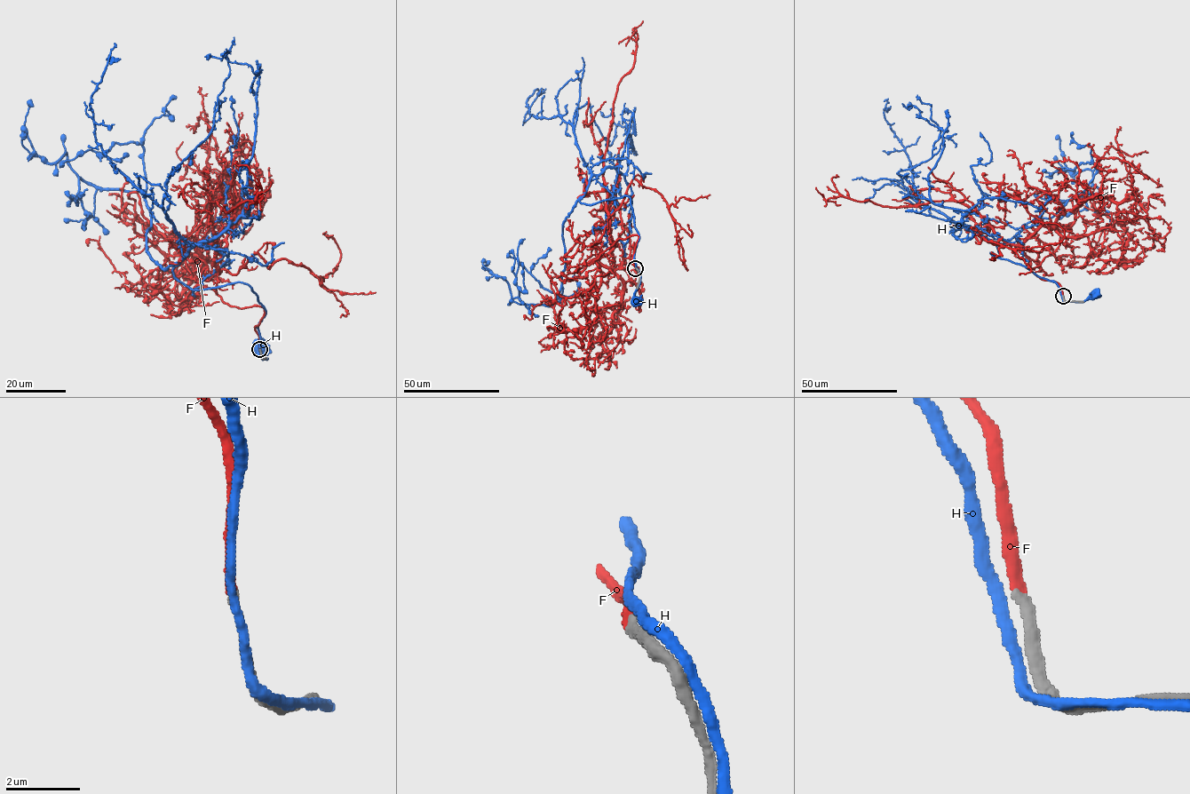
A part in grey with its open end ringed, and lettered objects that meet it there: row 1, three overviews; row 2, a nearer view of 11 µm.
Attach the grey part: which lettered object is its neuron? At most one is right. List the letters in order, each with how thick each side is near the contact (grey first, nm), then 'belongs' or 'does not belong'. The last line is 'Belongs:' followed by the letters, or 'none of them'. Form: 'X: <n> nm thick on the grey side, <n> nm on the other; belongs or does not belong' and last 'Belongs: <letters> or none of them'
F: 260 nm thick on the grey side, 260 nm on the other; belongs
H: 260 nm thick on the grey side, 260 nm on the other; does not belong
Belongs: F

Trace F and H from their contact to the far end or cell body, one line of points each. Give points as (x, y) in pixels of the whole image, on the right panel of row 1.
F: (1062, 296), (1030, 269), (1052, 255), (1058, 229), (1013, 244), (960, 202), (881, 206), (825, 200), (816, 187)
H: (1062, 296), (1064, 301), (1083, 302), (1093, 292), (1096, 293)

